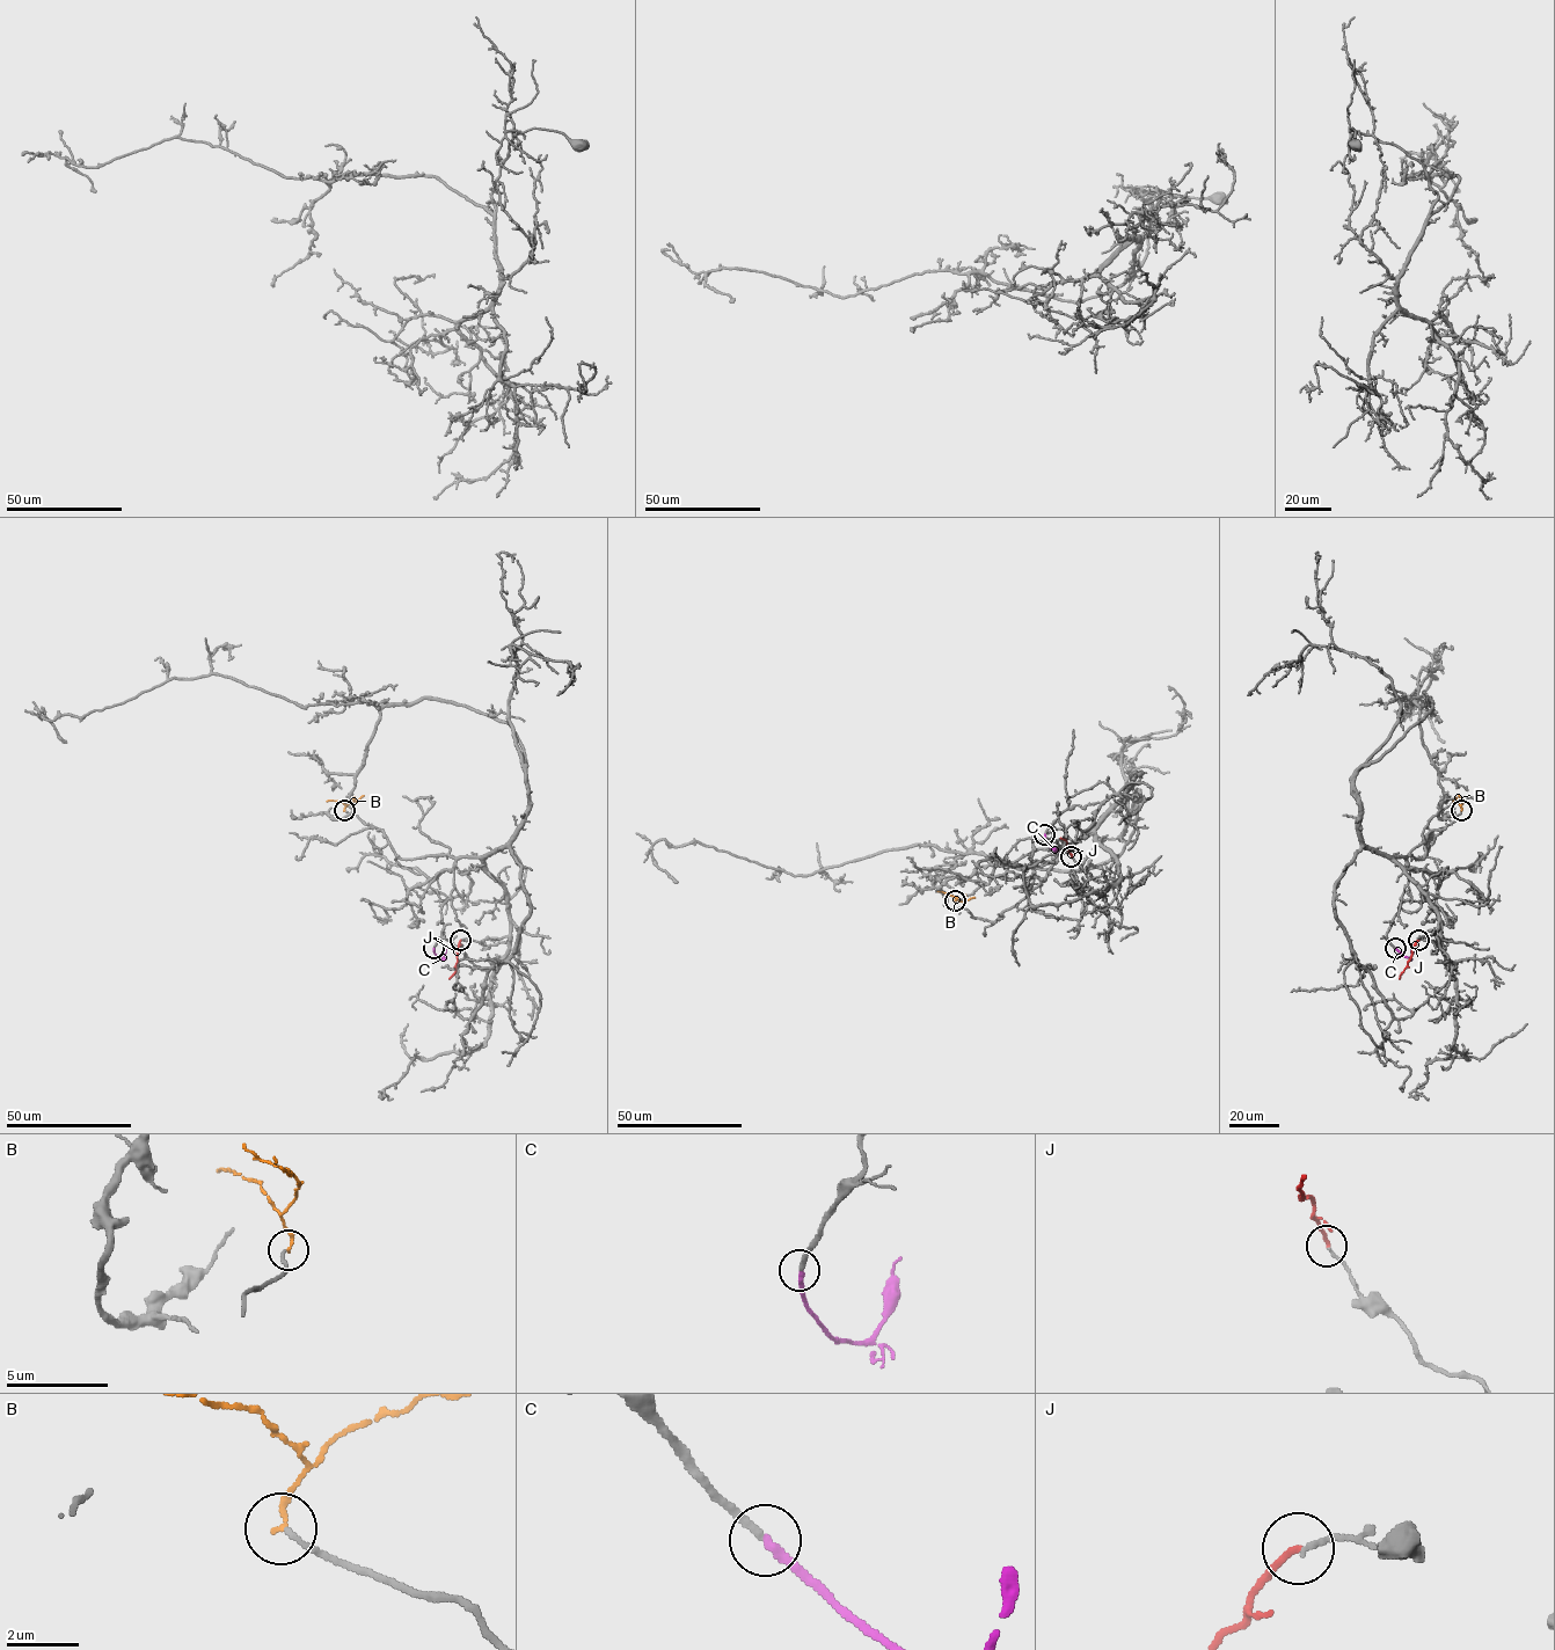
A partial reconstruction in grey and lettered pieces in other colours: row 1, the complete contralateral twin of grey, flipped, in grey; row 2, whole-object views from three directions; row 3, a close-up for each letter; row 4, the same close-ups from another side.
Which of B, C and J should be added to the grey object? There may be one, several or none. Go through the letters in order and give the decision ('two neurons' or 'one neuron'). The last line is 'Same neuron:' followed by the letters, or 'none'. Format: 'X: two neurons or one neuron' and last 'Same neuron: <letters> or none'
B: one neuron
C: one neuron
J: two neurons
Same neuron: B, C

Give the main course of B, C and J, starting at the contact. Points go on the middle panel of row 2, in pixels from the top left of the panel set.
B: (955, 900), (948, 893), (937, 891)
C: (1045, 834), (1052, 848), (1057, 849)
J: (1071, 856), (1067, 841), (1060, 838)

